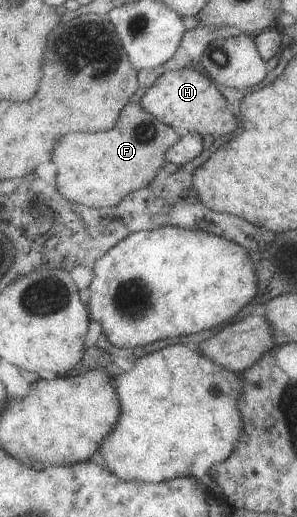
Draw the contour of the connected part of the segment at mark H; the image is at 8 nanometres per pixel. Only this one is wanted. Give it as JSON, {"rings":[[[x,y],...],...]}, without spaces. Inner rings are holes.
{"rings":[[[201,68],[167,71],[154,81],[140,103],[146,113],[182,132],[213,137],[234,134],[238,129],[238,119],[232,113],[228,99],[222,95],[216,84]]]}

